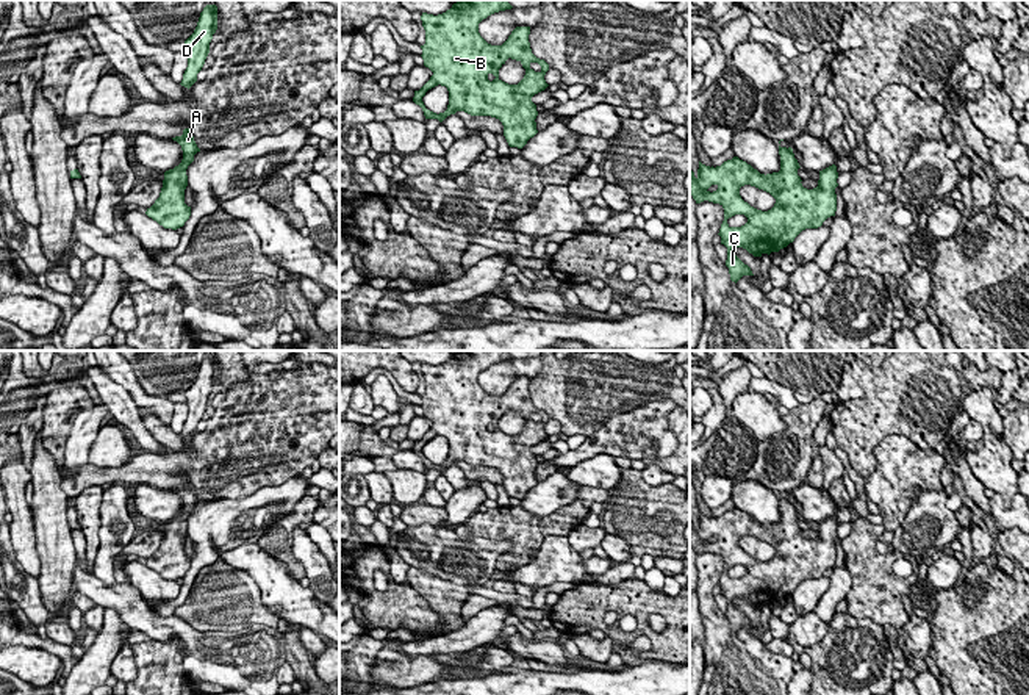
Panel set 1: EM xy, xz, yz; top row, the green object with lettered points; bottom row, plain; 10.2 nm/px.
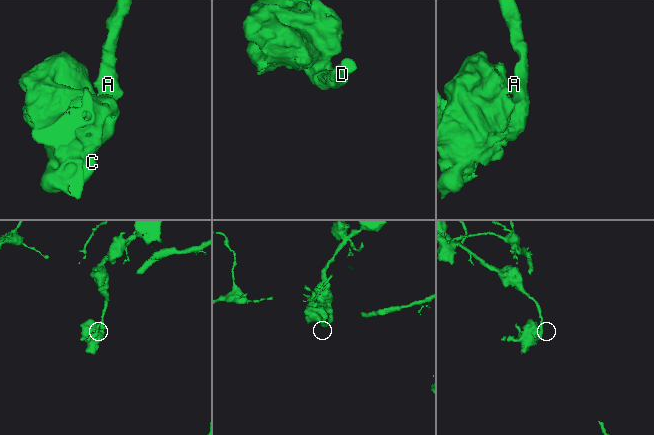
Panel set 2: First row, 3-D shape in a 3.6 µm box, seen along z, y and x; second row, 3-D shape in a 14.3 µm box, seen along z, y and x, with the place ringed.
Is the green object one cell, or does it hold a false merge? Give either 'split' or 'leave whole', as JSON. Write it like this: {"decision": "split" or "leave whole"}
{"decision": "leave whole"}

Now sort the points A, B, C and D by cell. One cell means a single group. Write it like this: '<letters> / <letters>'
A B C D

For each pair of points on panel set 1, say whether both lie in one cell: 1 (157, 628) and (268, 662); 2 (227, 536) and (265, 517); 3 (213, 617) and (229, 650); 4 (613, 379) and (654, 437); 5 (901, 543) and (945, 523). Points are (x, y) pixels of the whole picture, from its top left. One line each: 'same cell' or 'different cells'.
1: same cell
2: same cell
3: different cells
4: different cells
5: same cell

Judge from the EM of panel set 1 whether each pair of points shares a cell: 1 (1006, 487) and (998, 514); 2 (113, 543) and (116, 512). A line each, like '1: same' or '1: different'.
1: different
2: same

